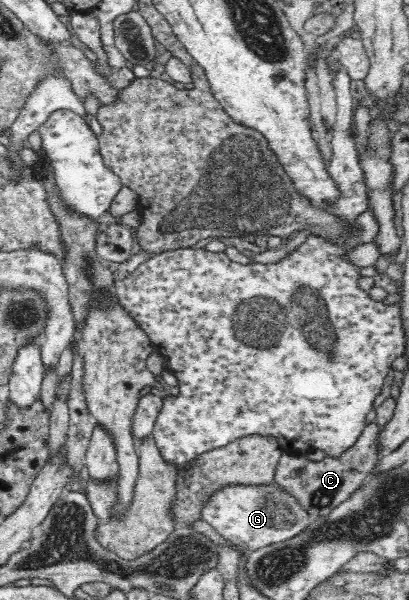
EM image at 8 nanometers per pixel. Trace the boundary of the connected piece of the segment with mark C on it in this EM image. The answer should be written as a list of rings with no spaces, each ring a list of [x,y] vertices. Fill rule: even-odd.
[[[376,422],[368,424],[356,443],[346,449],[340,457],[328,455],[320,461],[313,461],[307,457],[306,453],[283,452],[279,459],[274,482],[283,489],[287,489],[288,493],[301,501],[302,507],[312,517],[328,515],[342,501],[348,499],[350,494],[362,485],[362,480],[372,471],[372,467],[380,455],[378,444],[376,444],[380,429],[381,426]]]

